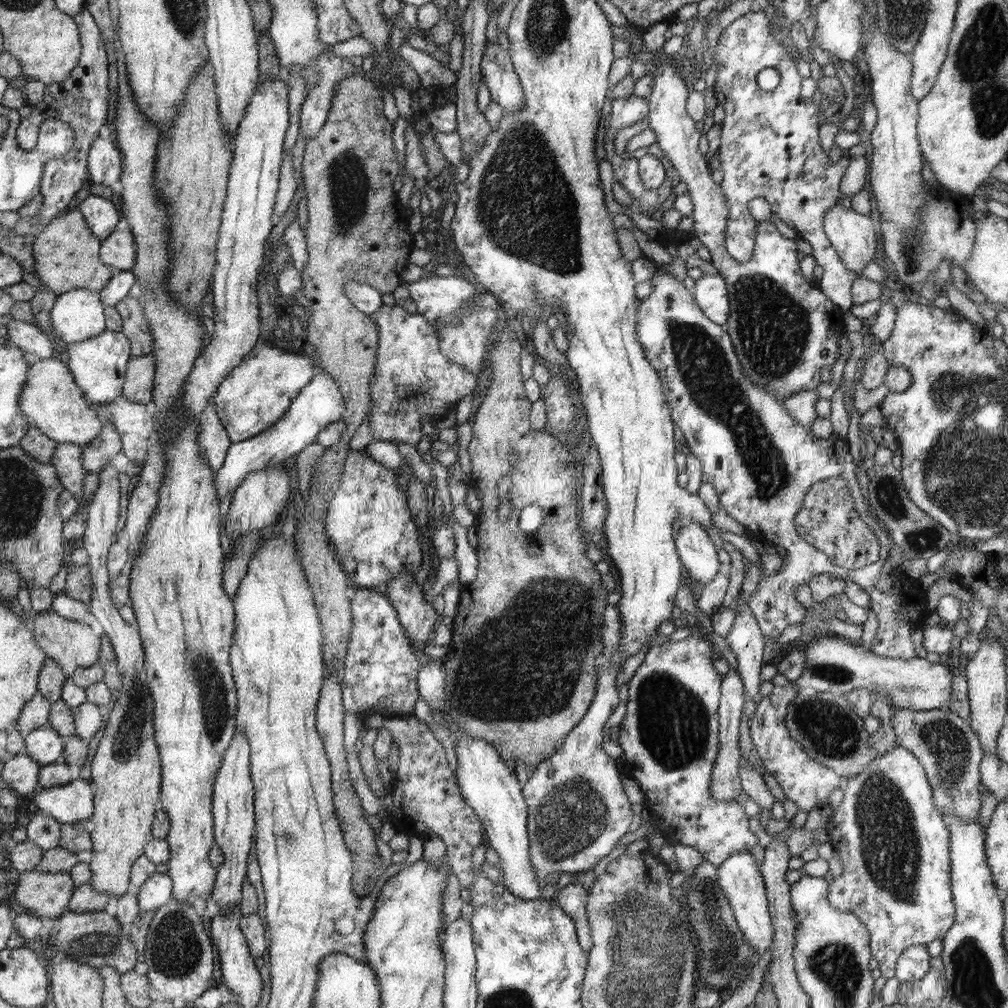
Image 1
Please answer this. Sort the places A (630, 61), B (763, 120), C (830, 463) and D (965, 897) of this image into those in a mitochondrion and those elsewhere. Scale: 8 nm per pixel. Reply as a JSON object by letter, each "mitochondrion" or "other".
{"A":"other","B":"mitochondrion","C":"other","D":"other"}

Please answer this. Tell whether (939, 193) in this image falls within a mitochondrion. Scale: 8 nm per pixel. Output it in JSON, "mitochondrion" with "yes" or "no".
{"mitochondrion":"no"}

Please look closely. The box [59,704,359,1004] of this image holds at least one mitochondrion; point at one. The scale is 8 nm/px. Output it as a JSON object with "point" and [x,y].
{"point":[175,947]}

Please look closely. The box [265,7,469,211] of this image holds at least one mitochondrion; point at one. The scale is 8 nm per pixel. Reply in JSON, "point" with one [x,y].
{"point":[347,165]}

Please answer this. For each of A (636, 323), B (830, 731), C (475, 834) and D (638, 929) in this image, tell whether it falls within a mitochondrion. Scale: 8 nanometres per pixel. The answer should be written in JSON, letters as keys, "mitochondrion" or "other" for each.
{"A":"other","B":"mitochondrion","C":"other","D":"mitochondrion"}

